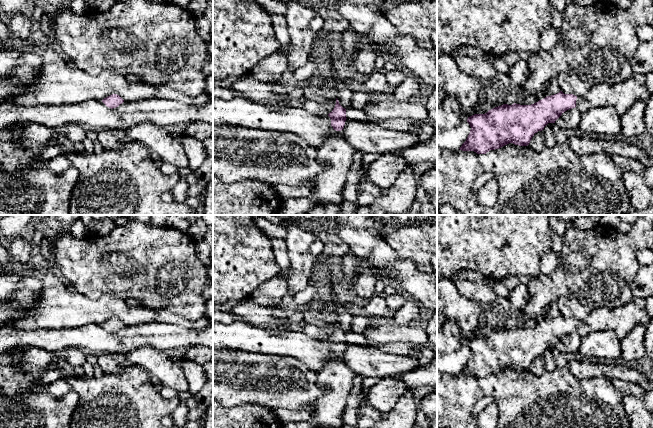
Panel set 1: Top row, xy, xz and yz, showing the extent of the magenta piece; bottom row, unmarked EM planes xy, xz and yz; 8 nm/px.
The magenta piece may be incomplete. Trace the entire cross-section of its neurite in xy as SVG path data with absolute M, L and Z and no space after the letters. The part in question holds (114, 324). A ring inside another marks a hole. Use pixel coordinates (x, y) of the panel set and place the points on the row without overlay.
M112 318L102 324L102 326L109 332L113 333L118 331L124 324L117 318Z

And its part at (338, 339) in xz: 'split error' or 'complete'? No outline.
complete

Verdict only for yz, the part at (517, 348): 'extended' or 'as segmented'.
extended

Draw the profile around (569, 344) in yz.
M575 331L562 337L562 339L555 345L555 348L563 355L575 354L578 352L581 345L581 337Z

